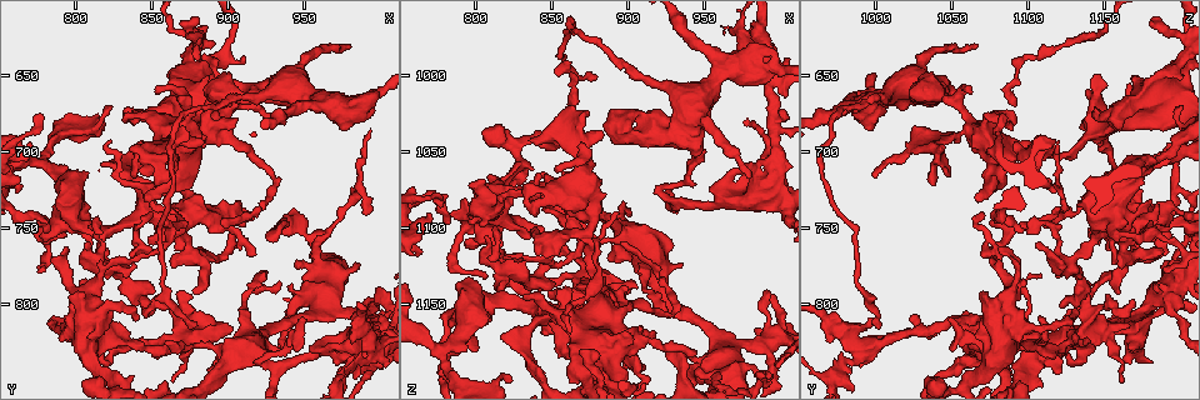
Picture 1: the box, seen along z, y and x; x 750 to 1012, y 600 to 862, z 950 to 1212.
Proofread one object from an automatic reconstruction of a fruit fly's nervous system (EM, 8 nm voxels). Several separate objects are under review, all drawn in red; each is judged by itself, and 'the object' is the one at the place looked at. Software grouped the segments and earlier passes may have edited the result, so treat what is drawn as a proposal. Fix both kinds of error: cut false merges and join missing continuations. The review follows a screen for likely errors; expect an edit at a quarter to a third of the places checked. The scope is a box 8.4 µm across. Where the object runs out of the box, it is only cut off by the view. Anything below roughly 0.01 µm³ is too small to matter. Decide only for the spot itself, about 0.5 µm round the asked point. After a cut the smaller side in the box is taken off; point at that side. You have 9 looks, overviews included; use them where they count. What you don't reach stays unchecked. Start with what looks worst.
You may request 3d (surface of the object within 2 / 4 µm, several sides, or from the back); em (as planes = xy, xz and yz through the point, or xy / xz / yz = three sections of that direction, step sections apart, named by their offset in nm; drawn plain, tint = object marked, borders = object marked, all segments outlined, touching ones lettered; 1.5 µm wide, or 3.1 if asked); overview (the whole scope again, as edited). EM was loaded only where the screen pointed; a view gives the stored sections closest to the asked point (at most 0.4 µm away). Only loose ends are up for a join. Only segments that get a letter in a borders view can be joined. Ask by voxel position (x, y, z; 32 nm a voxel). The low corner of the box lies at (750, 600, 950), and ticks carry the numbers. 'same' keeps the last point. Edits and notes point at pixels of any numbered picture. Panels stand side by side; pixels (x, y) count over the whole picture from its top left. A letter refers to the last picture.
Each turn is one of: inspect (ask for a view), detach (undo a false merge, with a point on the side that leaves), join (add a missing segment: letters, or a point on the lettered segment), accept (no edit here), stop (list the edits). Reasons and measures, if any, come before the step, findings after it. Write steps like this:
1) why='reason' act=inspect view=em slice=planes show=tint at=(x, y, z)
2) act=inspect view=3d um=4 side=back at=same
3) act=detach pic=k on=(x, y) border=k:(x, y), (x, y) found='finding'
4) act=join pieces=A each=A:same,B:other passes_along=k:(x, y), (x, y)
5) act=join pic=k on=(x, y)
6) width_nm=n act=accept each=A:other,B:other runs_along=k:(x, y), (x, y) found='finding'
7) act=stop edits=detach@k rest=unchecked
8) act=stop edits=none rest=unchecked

why='abrupt turn' act=inspect view=3d um=4 side=back at=(874, 822, 1130)

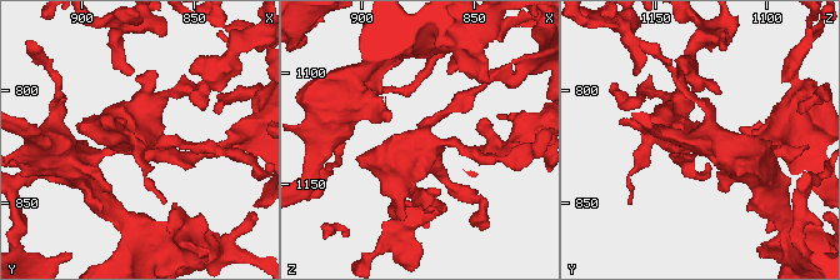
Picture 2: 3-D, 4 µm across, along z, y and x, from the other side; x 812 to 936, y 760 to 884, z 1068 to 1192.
act=inspect view=em slice=planes show=tint at=(874, 823, 1130)

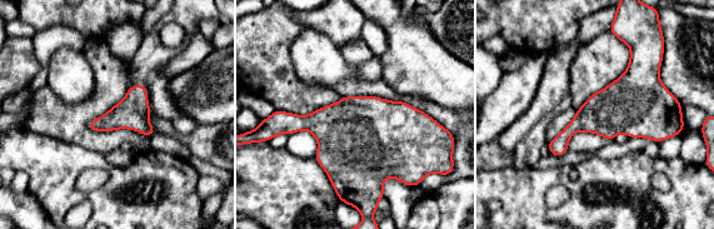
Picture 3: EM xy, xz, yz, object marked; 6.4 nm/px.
act=inspect view=em slice=planes show=borders at=same

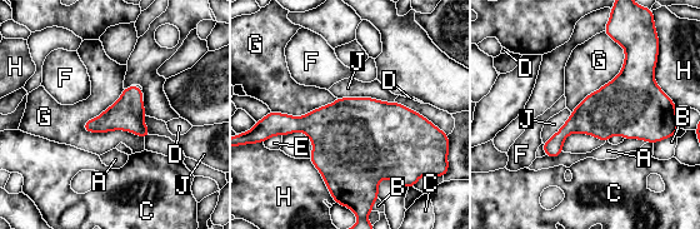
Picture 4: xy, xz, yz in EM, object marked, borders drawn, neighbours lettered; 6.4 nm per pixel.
width_nm=200 act=accept each=A:other,B:other,C:other,D:other,E:other,F:other,G:other,H:other,J:other found='all the same neuron'

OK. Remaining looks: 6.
why='sharp bend' act=inspect view=3d um=2 at=(832, 770, 1078)

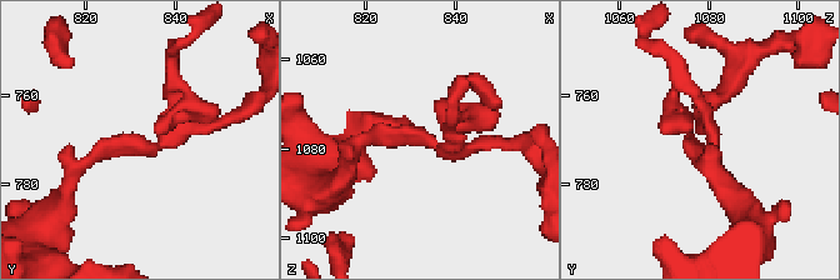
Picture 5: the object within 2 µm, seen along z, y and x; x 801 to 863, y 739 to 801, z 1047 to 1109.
act=inspect view=em slice=planes show=borders at=(833, 771, 1077)

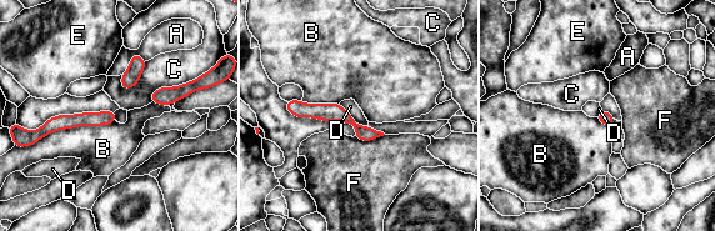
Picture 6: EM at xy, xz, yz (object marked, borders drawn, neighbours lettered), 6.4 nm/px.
width_nm=80 act=accept each=A:other,B:other,C:other,D:other,E:other,F:other border=6:(339, 104), (360, 125), (368, 127) found='all the same neuron'

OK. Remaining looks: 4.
why='tapers out' act=inspect view=em slice=xy step=4 show=borders at=(878, 814, 1000)

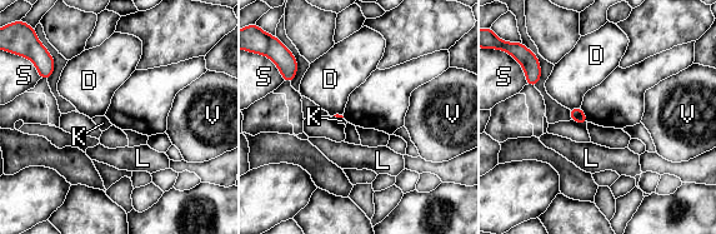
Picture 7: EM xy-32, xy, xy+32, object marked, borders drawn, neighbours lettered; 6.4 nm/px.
act=inspect view=em slice=planes show=borders at=same

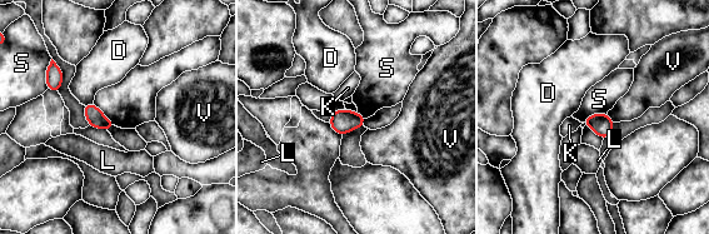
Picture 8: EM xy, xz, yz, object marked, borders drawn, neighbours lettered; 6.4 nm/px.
act=accept each=D:other,K:other,L:other,S:other,V:other border=8:(607, 111), (590, 114), (583, 123) found='no lettered segment goes on from it'

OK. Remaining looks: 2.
why='sudden change in width' act=inspect view=em slice=planes show=borders at=(940, 804, 1194)

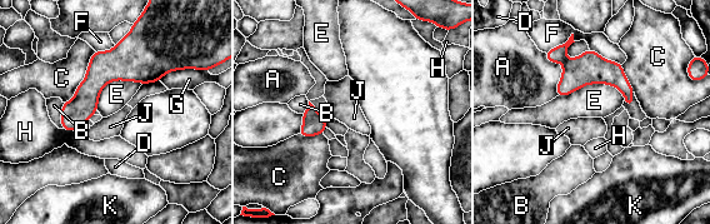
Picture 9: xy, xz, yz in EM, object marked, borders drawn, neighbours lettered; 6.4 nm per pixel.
width_nm=140 act=accept each=A:other,B:other,C:other,D:other,E:other,F:other,G:other,H:other,J:other,K:other runs_along=9:(134, 73), (106, 73), (65, 125) found='one neuron here'

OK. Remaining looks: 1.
act=stop edits=none rest=unchecked

